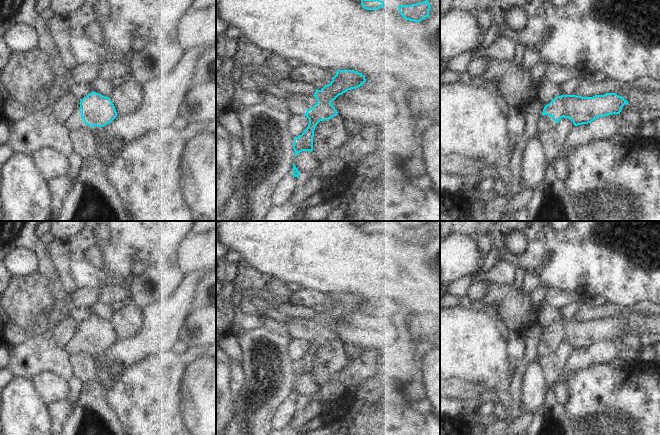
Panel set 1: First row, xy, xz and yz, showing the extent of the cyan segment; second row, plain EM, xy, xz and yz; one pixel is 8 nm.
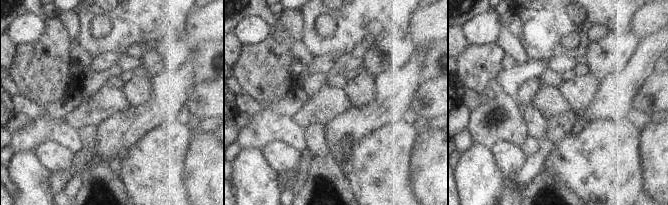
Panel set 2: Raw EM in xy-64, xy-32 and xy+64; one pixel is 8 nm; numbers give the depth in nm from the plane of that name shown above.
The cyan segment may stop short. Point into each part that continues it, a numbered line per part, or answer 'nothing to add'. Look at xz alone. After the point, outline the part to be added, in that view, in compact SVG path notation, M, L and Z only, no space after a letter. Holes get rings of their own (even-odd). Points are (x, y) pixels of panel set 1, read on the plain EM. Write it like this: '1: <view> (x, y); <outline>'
1: xz (295, 327); M286 318L283 323L293 339L304 339L306 337L308 332L304 327L303 319Z

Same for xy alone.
1: xy (74, 346); M78 325L76 333L73 335L71 340L63 348L69 355L78 354L79 352L85 352L91 354L94 357L99 351L91 351L84 347L81 342L80 325Z

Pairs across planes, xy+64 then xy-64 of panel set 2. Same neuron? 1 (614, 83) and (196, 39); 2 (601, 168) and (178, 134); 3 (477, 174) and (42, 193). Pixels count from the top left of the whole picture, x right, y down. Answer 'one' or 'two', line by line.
1: two
2: one
3: one

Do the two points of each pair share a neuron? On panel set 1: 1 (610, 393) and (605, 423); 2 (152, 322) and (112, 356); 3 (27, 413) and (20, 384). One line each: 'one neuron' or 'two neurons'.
1: two neurons
2: one neuron
3: one neuron

